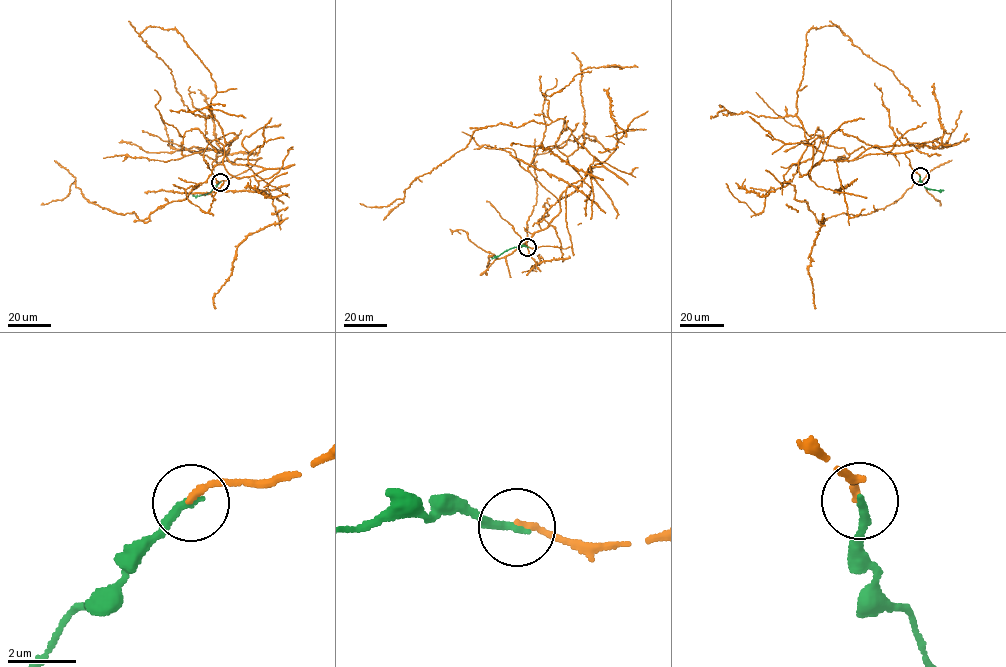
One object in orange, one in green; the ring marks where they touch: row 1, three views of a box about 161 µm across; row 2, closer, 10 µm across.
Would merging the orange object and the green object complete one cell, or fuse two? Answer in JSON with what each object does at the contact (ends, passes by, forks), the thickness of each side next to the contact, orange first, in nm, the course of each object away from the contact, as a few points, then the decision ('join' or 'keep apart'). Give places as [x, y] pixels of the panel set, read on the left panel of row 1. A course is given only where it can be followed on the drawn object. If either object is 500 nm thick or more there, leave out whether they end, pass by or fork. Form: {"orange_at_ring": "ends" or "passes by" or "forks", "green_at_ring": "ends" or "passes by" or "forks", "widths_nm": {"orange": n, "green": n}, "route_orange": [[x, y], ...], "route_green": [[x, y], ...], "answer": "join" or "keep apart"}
{"orange_at_ring": "ends", "green_at_ring": "ends", "widths_nm": {"orange": 200, "green": 260}, "route_orange": [[220, 182], [257, 160], [236, 158], [263, 169], [227, 172], [211, 73], [176, 29], [148, 26], [190, 111]], "route_green": [[220, 182], [206, 194], [192, 195]], "answer": "join"}

